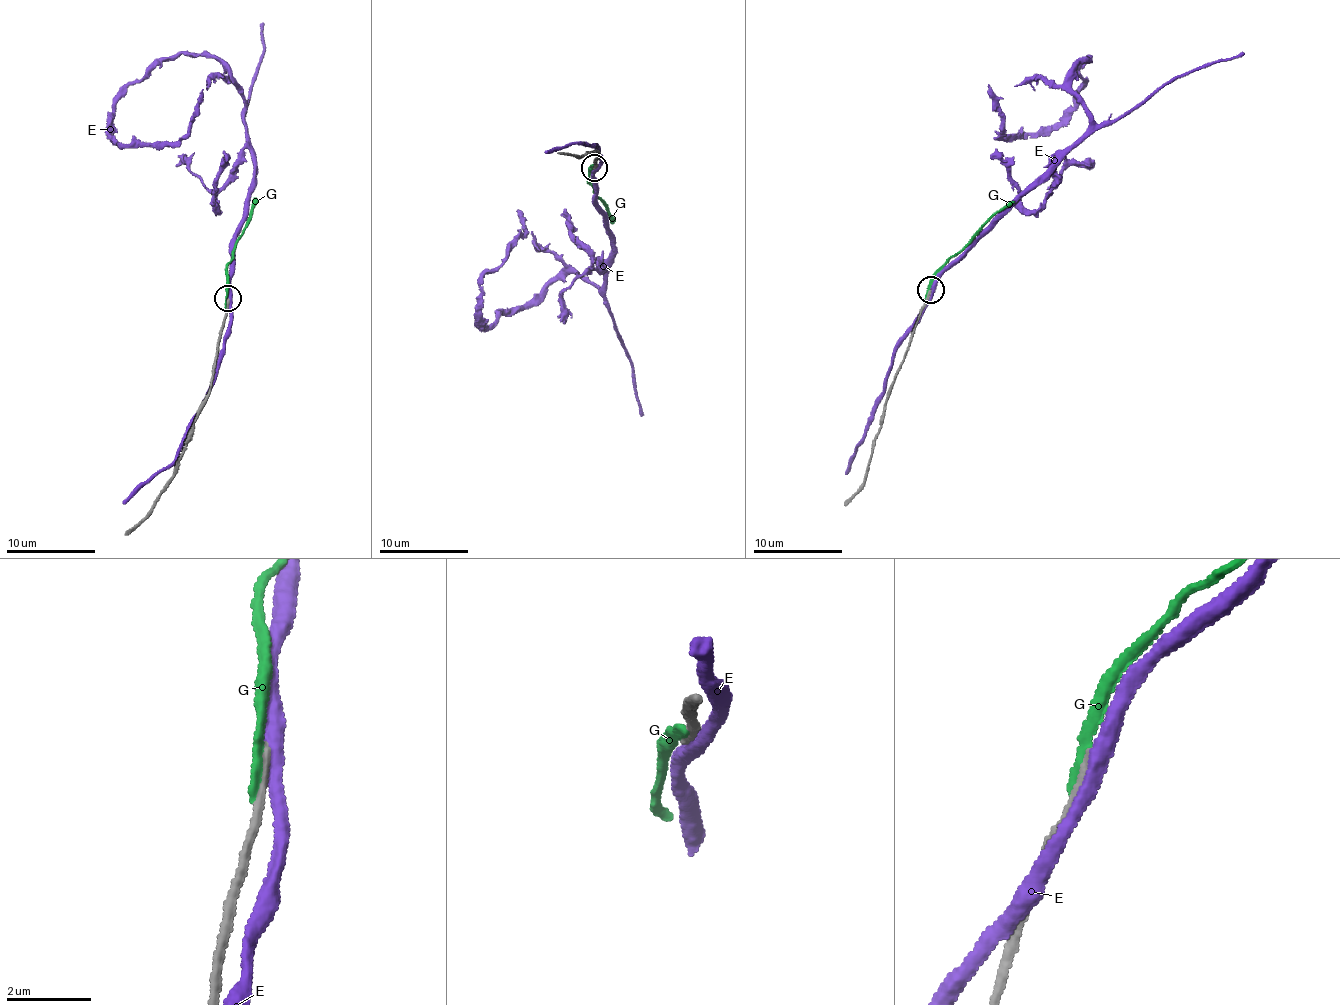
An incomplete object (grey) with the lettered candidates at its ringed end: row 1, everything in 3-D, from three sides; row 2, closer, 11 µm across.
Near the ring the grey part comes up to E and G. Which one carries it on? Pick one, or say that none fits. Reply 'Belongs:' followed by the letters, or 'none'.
Belongs: none

